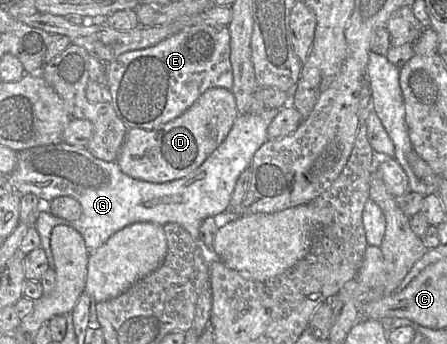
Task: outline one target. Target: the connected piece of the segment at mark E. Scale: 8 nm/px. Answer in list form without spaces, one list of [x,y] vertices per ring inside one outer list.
[[[199,24],[185,28],[155,46],[121,54],[106,69],[106,100],[128,129],[159,129],[182,115],[206,90],[214,87],[228,90],[233,87],[228,26]]]

